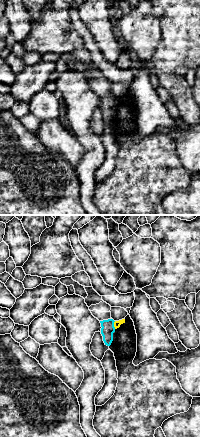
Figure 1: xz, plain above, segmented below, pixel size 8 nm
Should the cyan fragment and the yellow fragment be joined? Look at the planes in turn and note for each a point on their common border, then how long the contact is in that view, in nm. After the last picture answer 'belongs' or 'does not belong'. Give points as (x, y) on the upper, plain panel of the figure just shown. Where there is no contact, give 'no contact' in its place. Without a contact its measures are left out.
contact (113, 101); length 60 nm

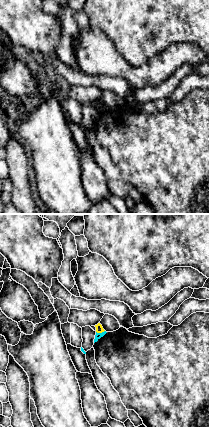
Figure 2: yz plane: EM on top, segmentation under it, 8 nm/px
contact (100, 109); length 70 nm

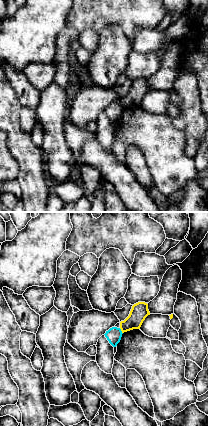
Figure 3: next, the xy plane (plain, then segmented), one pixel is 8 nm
contact (121, 107); length 50 nm

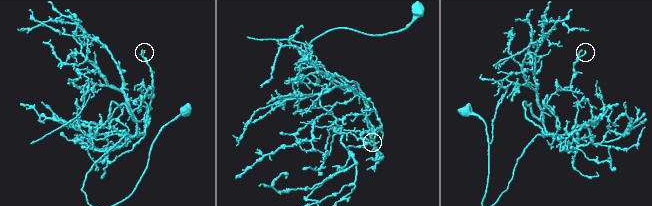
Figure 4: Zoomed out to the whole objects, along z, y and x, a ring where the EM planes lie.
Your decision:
does not belong

